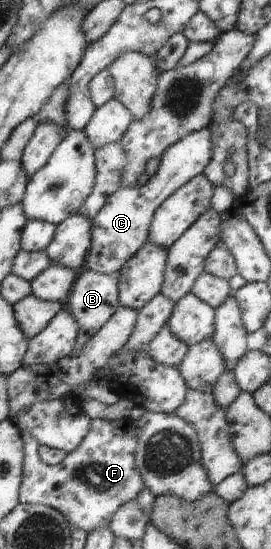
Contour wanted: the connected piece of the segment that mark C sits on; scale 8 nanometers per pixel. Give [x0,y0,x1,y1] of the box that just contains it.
[85,125,213,275]

